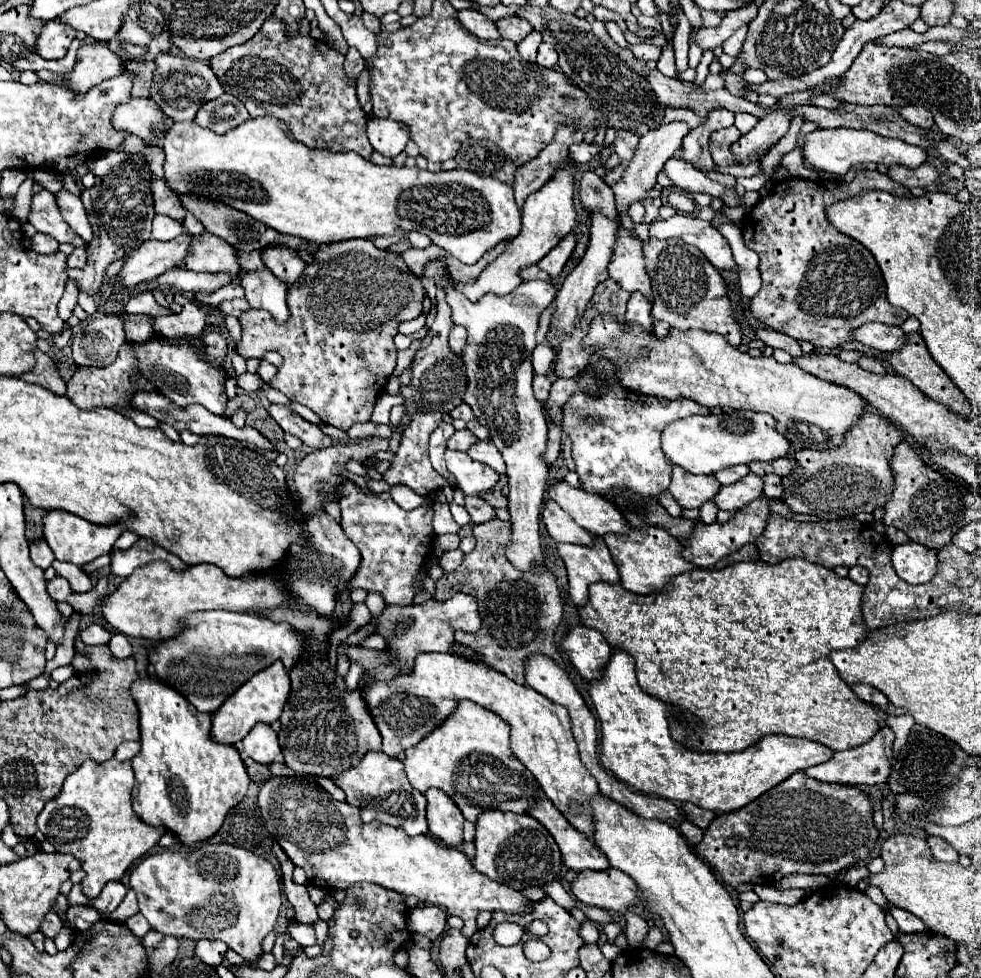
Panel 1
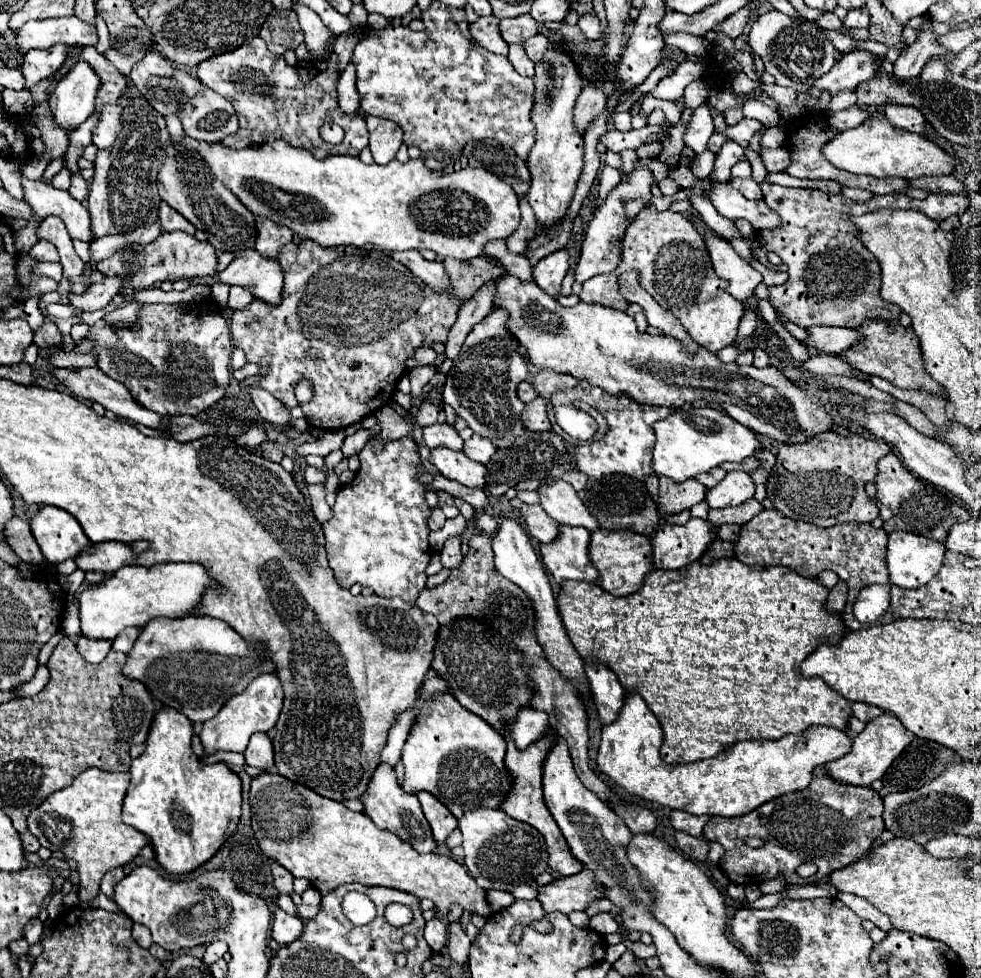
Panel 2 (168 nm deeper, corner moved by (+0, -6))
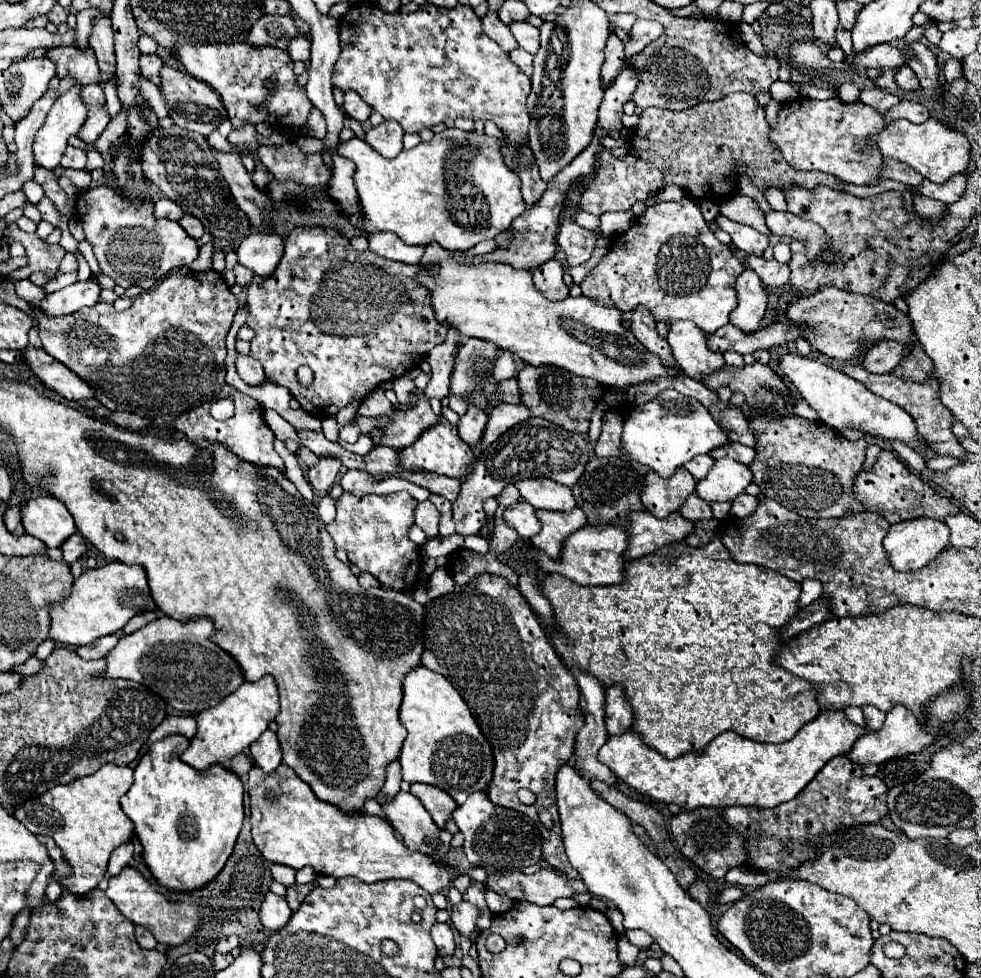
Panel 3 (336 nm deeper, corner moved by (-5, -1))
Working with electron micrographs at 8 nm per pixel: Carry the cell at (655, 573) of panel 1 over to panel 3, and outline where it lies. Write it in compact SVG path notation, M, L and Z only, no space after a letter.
M586 524L584 528L580 528L566 540L566 548L562 550L560 560L552 560L538 550L534 550L532 556L538 562L540 570L544 570L544 572L558 572L582 586L612 586L612 584L620 584L620 580L624 580L626 548L628 548L628 532L622 526Z

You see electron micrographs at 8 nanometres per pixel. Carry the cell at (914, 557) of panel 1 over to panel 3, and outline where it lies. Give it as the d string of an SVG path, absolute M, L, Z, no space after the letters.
M916 518L916 520L906 520L900 524L890 526L886 538L884 538L884 548L888 554L890 564L896 568L896 572L916 572L930 564L930 560L936 560L936 556L946 550L948 544L948 526L938 520L930 518Z

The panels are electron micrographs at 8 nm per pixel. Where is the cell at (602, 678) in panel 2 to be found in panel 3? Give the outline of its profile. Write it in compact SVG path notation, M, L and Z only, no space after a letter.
M620 684L606 688L606 728L608 734L620 734L632 726L632 706Z

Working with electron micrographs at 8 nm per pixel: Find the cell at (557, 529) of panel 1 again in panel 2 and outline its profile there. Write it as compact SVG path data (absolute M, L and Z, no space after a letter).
M521 505L521 521L525 523L525 531L537 539L539 543L553 541L557 537L557 523L549 519L549 515L541 509L541 505Z

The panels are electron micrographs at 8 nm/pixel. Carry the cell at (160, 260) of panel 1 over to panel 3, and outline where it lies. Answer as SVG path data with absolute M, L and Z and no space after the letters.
M96 278L86 282L74 282L58 292L52 292L42 302L42 310L50 316L66 316L78 312L84 306L94 306L100 302L100 284Z

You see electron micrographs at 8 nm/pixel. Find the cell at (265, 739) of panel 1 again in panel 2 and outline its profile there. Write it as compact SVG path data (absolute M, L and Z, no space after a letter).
M255 733L245 749L245 761L251 767L259 769L273 769L273 745L267 733Z

